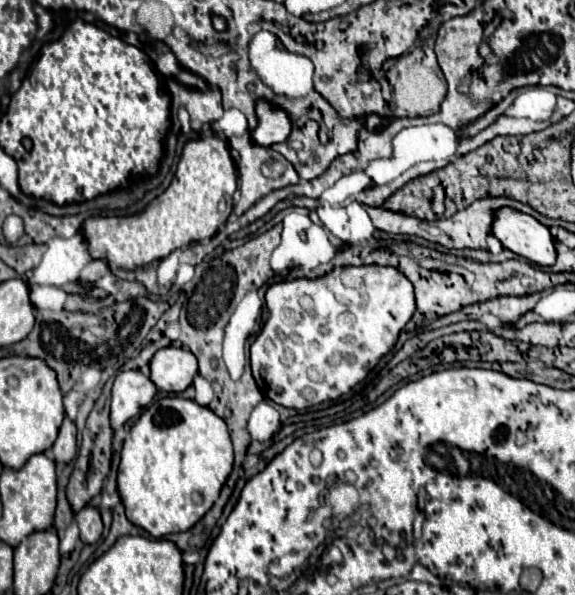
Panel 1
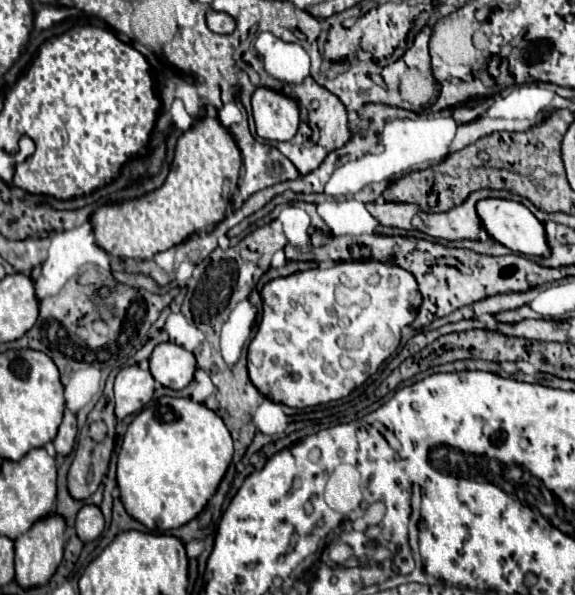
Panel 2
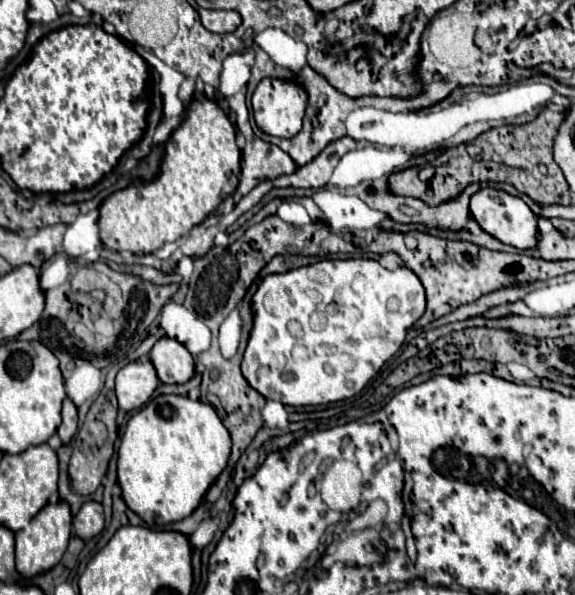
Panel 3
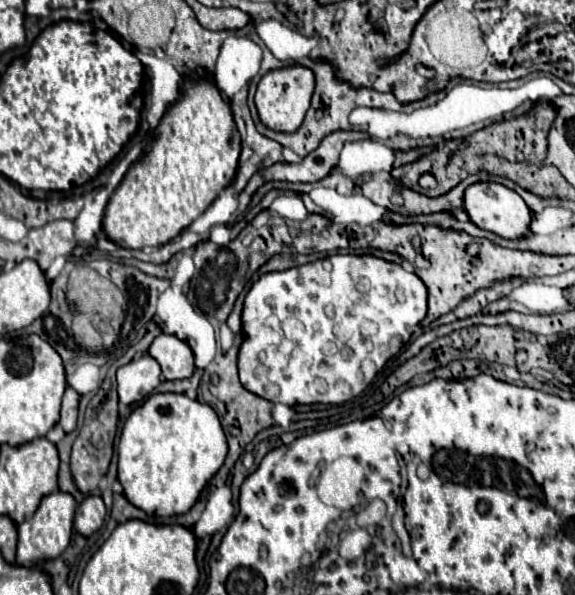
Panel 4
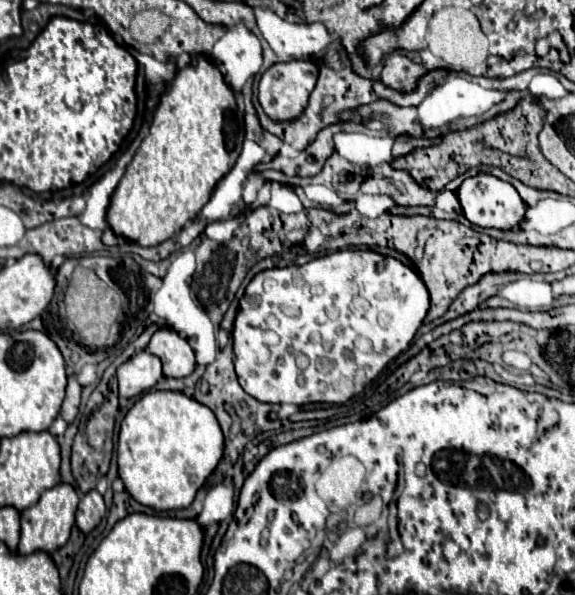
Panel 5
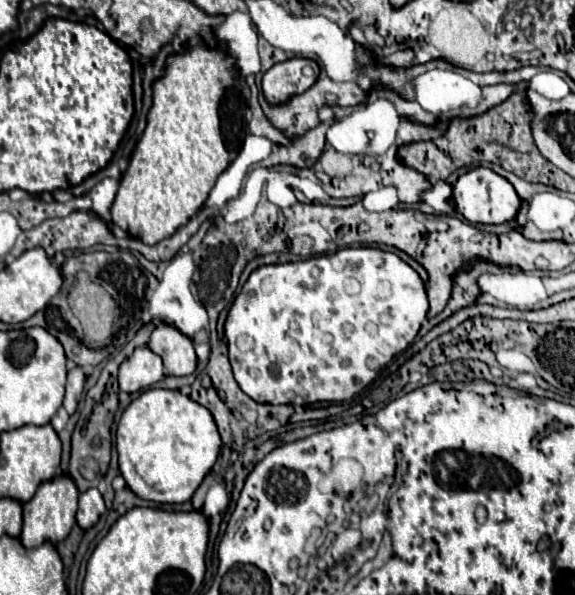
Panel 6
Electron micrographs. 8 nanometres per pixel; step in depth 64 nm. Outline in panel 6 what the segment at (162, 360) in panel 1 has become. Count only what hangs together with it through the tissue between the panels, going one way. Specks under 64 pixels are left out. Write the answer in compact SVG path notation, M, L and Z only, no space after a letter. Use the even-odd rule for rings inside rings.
M160 324L154 328L148 348L162 356L166 374L188 376L196 370L194 342L170 324Z

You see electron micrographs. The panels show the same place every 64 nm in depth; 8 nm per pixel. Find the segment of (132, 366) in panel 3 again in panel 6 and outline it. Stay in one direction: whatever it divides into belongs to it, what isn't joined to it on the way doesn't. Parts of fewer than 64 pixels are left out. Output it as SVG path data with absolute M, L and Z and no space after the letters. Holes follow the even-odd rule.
M148 346L136 348L134 354L120 364L120 374L118 374L120 390L128 394L140 392L162 378L164 378L162 358L156 352L150 352Z

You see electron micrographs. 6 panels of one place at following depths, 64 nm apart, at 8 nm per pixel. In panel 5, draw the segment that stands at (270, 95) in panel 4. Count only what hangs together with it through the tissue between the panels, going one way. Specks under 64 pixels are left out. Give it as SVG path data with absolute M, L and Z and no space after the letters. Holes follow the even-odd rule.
M290 60L284 64L274 64L262 74L260 88L258 88L258 100L270 118L292 120L306 106L308 96L314 90L316 78L318 78L318 66L310 60Z

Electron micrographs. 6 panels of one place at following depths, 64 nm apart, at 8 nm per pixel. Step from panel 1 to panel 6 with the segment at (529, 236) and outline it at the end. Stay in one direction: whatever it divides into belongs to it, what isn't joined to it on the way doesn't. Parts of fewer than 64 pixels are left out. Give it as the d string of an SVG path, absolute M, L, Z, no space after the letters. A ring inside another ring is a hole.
M476 166L472 170L468 170L466 174L462 174L454 186L454 202L458 212L468 220L468 222L480 222L480 224L502 224L506 220L512 220L518 214L520 208L520 198L514 190L514 186L502 178L500 174L496 174L494 170L486 168L486 166Z

